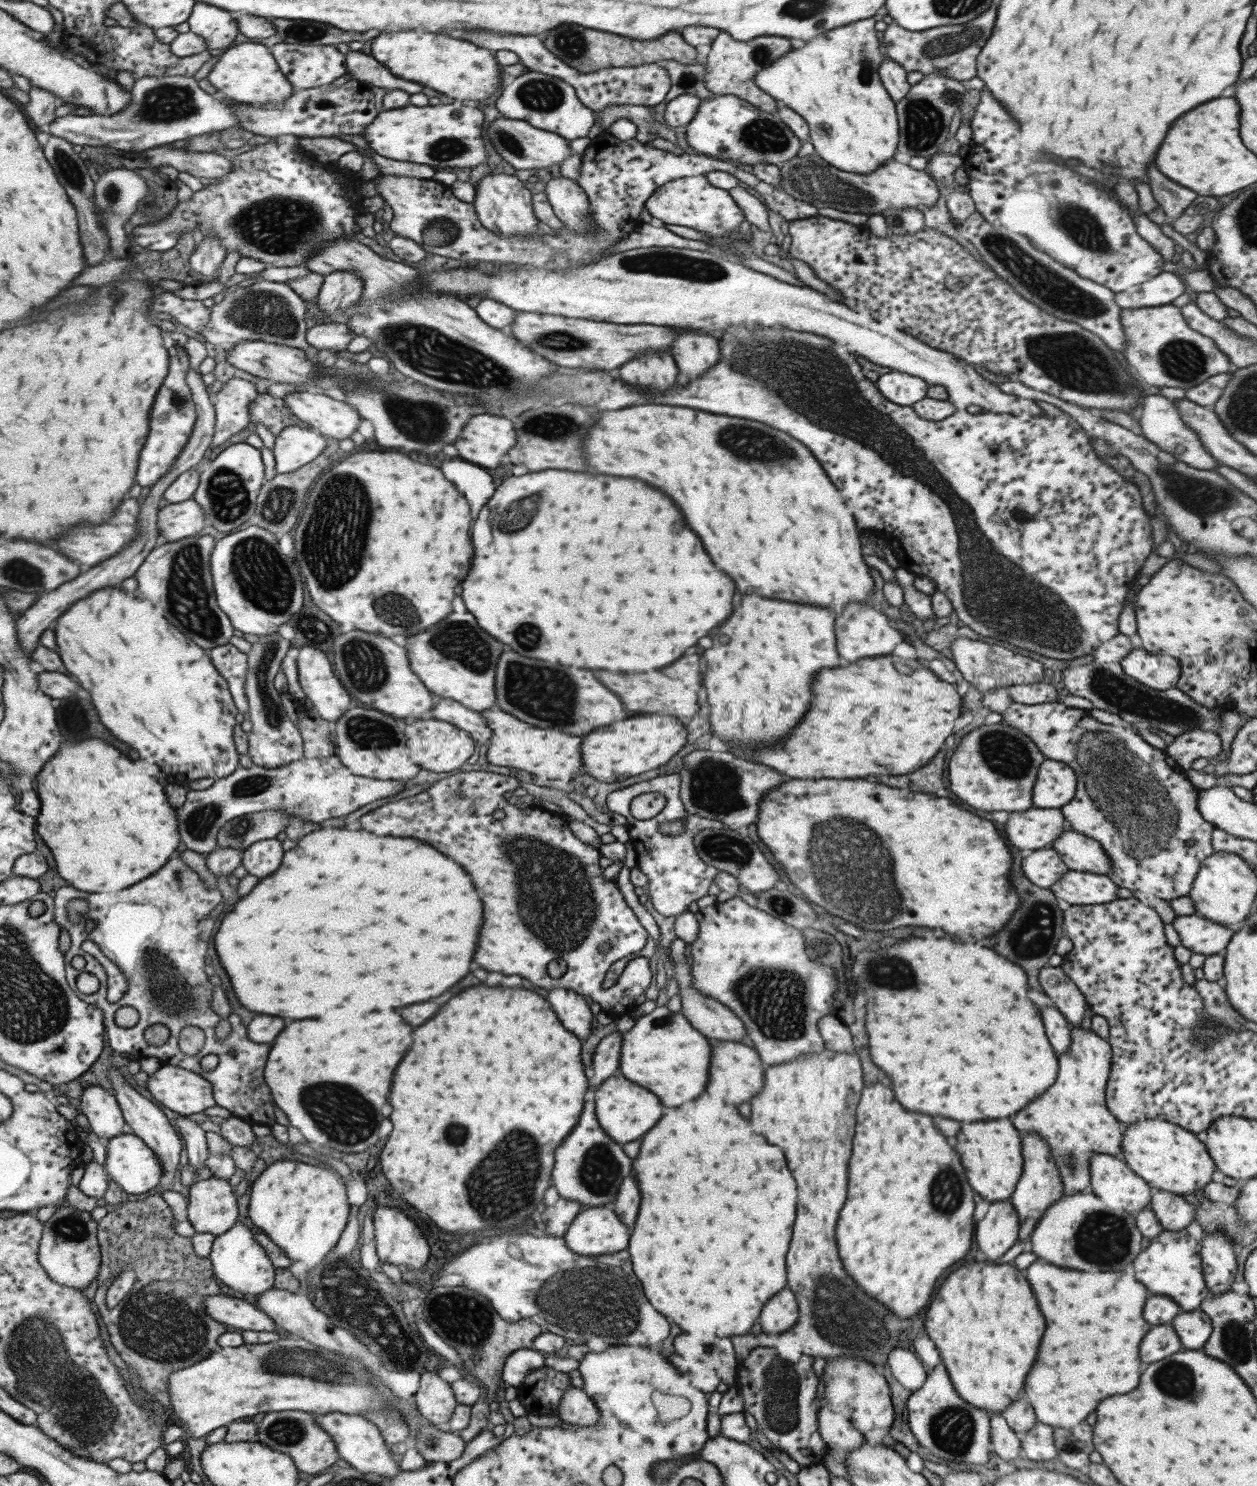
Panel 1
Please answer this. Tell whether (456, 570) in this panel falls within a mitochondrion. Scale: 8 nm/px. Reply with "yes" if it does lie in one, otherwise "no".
no

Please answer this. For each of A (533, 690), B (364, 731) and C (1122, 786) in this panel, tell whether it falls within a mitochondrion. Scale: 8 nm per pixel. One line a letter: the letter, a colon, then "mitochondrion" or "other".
A: mitochondrion
B: mitochondrion
C: mitochondrion

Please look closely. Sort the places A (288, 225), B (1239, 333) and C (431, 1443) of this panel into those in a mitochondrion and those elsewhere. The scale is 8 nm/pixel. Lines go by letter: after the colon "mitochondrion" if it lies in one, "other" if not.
A: mitochondrion
B: other
C: mitochondrion

